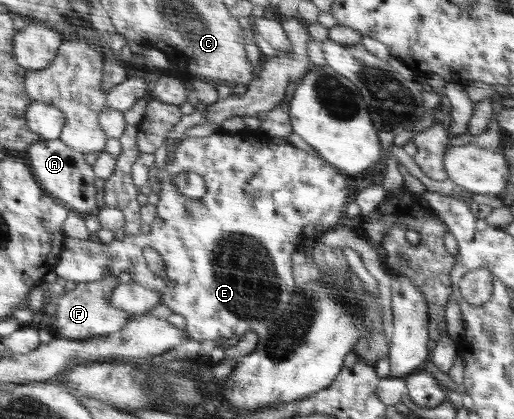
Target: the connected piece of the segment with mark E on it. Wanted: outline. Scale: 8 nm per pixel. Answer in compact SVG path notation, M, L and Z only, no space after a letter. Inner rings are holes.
M217 131L210 137L187 137L176 147L173 159L167 159L154 176L161 190L149 233L119 234L107 245L65 237L53 272L63 281L83 283L127 272L131 281L157 290L161 304L167 305L173 315L184 315L188 337L204 344L234 335L242 337L246 331L261 334L281 317L295 292L292 253L304 240L303 227L318 223L328 229L339 226L349 195L346 176L327 161L289 143L275 144L262 132ZM181 171L194 171L205 180L207 191L201 199L185 197L173 184L173 177ZM145 247L152 247L163 257L165 279L148 270L142 257Z

